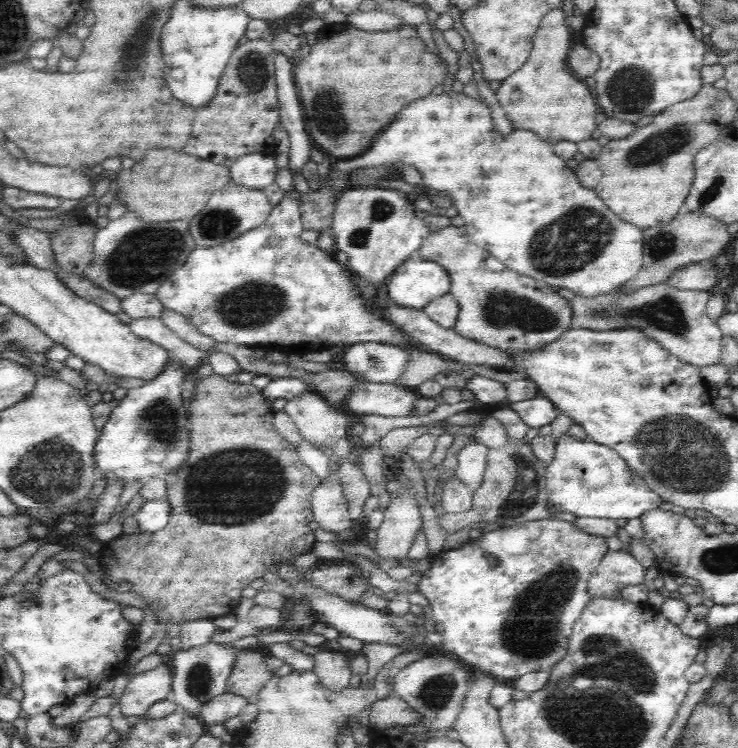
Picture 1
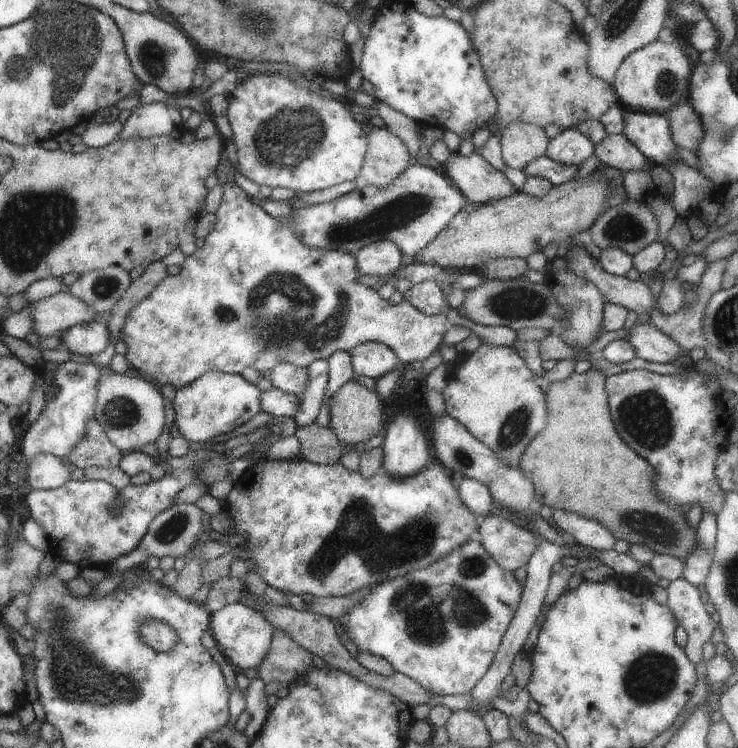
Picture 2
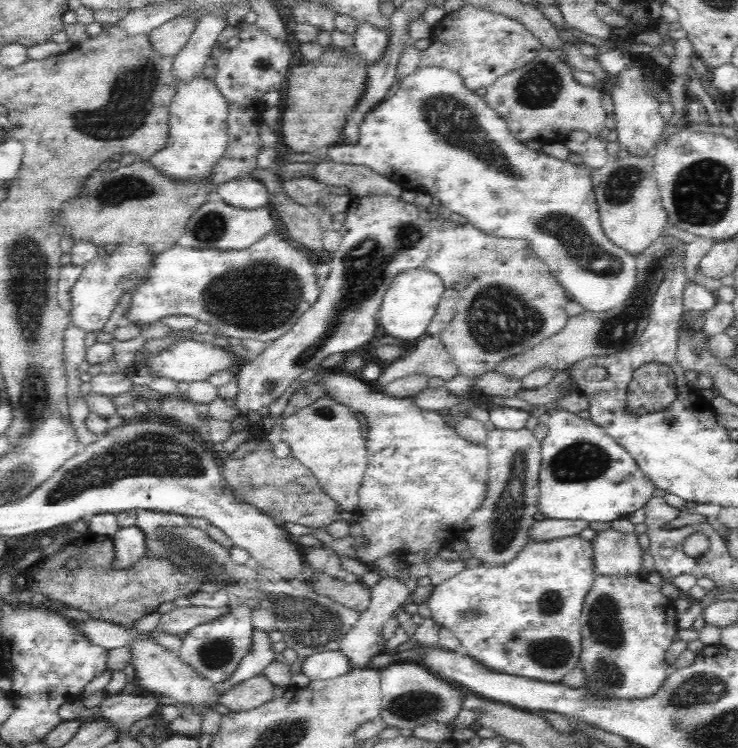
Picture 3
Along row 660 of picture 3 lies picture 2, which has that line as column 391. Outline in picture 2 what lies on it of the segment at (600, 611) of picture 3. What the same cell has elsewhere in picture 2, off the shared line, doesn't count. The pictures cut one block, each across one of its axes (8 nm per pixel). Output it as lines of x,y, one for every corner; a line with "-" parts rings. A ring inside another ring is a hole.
472,537
426,567
379,583
346,613
331,620
345,628
357,651
386,660
395,673
408,676
433,695
464,694
489,668
521,593
522,585
515,581
513,572
502,569

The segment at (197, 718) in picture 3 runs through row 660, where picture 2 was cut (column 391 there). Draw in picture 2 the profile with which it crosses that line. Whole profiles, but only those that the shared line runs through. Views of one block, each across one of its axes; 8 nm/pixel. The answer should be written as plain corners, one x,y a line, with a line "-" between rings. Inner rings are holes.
371,128
366,134
367,146
364,159
355,175
355,189
371,185
374,187
387,186
394,178
397,178
409,164
414,163
404,144
389,130
385,128

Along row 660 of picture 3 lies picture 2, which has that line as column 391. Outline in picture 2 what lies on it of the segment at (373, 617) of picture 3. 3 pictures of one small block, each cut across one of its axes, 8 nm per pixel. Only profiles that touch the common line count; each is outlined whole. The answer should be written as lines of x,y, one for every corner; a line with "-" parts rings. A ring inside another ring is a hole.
365,341
348,350
354,374
377,380
392,368
399,368
395,353
384,344

